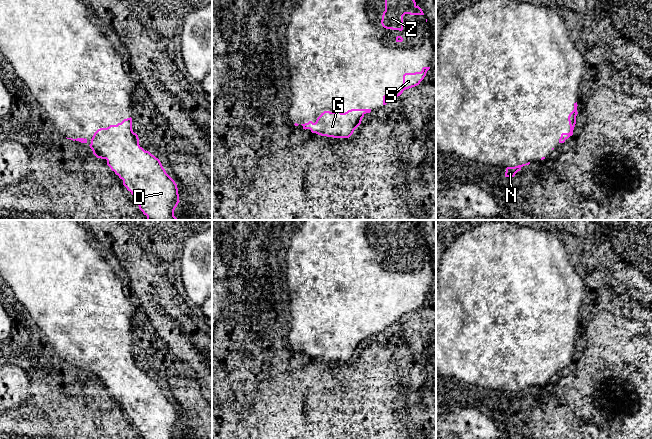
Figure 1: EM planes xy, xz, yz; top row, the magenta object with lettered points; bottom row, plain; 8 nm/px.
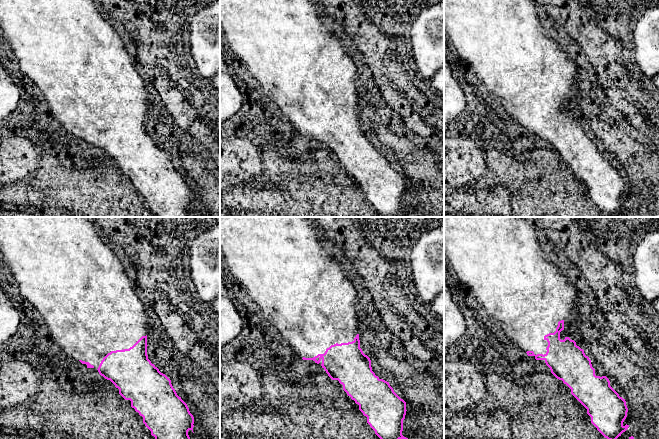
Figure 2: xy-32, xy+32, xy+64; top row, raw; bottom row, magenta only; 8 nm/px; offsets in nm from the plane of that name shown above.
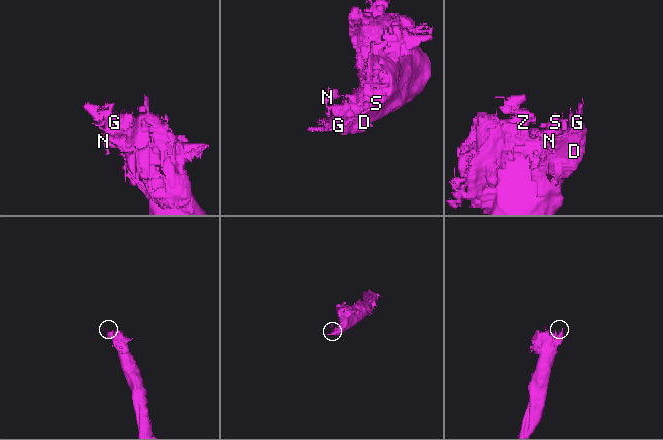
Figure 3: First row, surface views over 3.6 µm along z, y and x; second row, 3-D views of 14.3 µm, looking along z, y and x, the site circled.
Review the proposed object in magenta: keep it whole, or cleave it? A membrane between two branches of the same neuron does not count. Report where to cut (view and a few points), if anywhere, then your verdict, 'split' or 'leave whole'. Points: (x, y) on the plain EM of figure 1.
cut none; leave whole

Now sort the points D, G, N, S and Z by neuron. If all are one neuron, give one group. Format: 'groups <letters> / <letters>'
groups D G N S Z

